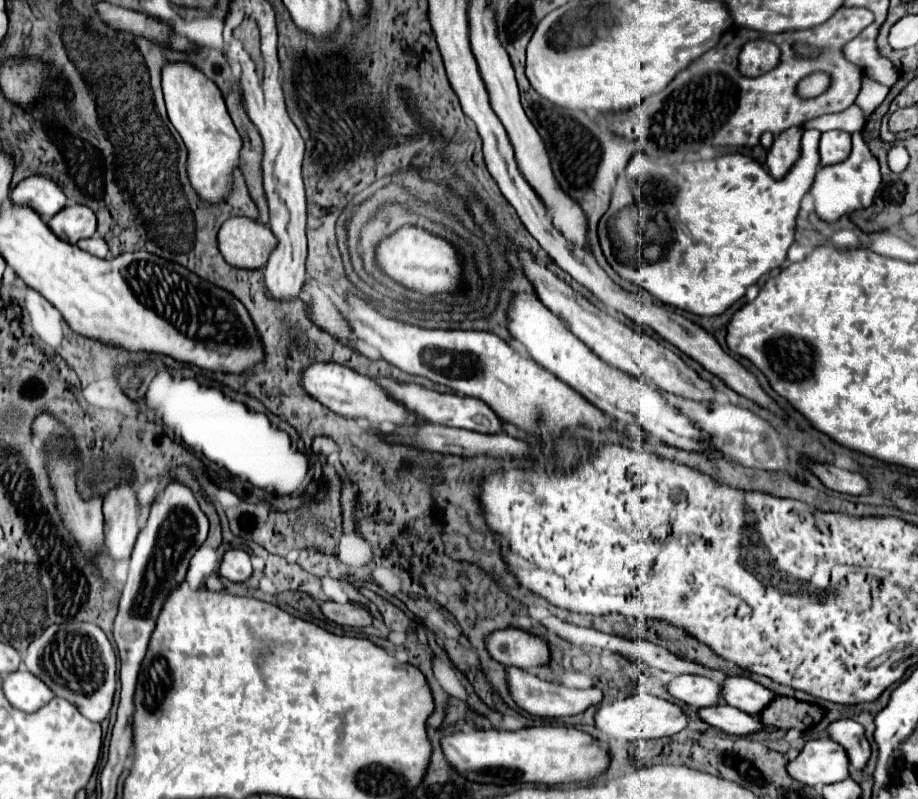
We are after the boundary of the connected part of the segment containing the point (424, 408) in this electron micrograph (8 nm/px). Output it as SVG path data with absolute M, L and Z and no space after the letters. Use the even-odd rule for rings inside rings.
M376 379L376 381L390 393L392 399L404 403L410 411L418 413L428 423L440 423L440 425L478 431L478 433L500 433L502 431L502 419L482 399L464 397L464 395L456 395L456 393L442 395L442 393L436 393L436 391L424 389L420 385L400 385L400 383L392 381L392 379Z

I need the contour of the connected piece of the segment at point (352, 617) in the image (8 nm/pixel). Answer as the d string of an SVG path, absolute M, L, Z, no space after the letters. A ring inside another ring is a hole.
M326 601L322 603L322 613L338 623L338 625L346 625L346 627L368 627L372 625L374 617L370 615L370 611L364 611L364 607L360 607L358 603L334 603L334 601Z

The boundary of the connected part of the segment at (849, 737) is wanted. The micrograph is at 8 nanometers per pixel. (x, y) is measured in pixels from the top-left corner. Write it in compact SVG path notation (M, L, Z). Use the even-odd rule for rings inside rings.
M840 719L840 721L834 721L828 731L830 731L830 737L846 749L854 769L862 771L872 755L870 743L864 735L864 727L852 719Z

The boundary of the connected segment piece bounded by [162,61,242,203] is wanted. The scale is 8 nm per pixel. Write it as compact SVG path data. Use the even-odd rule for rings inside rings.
M176 61L166 63L162 71L162 91L168 117L188 147L188 175L192 187L206 203L220 201L220 197L226 197L230 191L230 171L232 165L238 165L242 147L220 89L192 63Z

